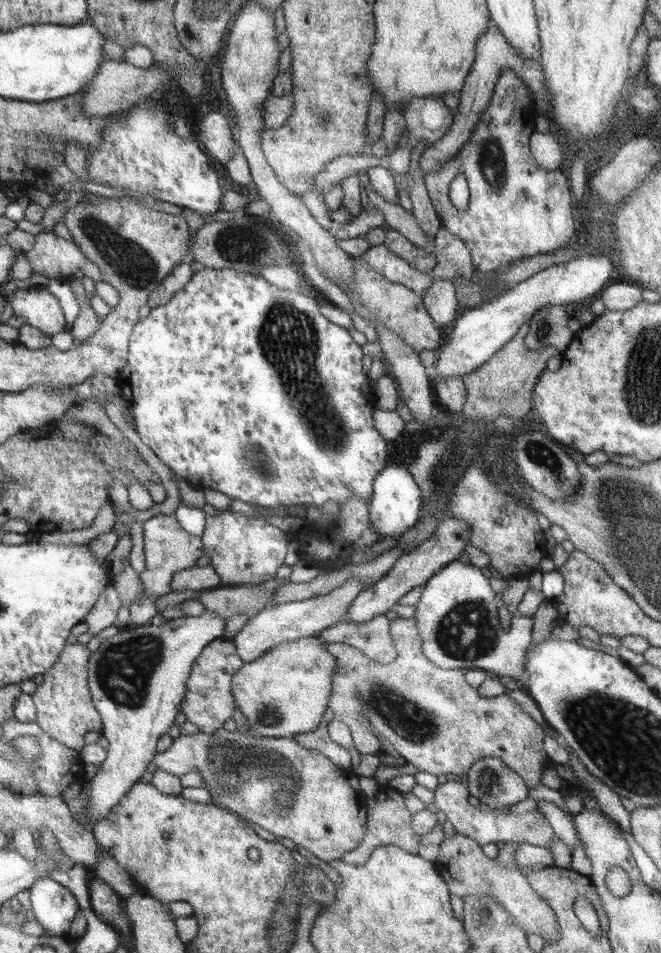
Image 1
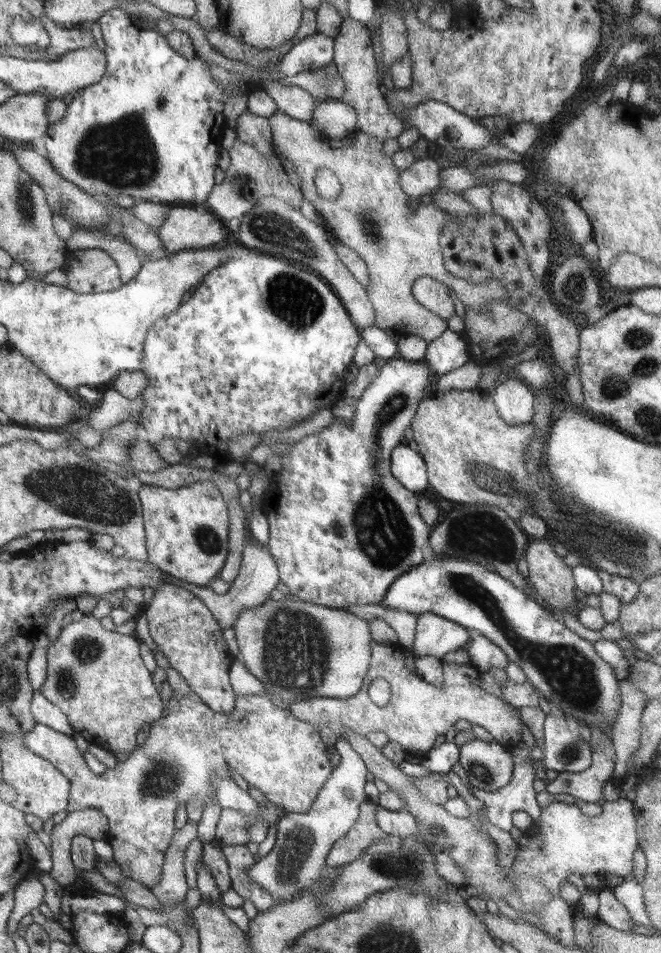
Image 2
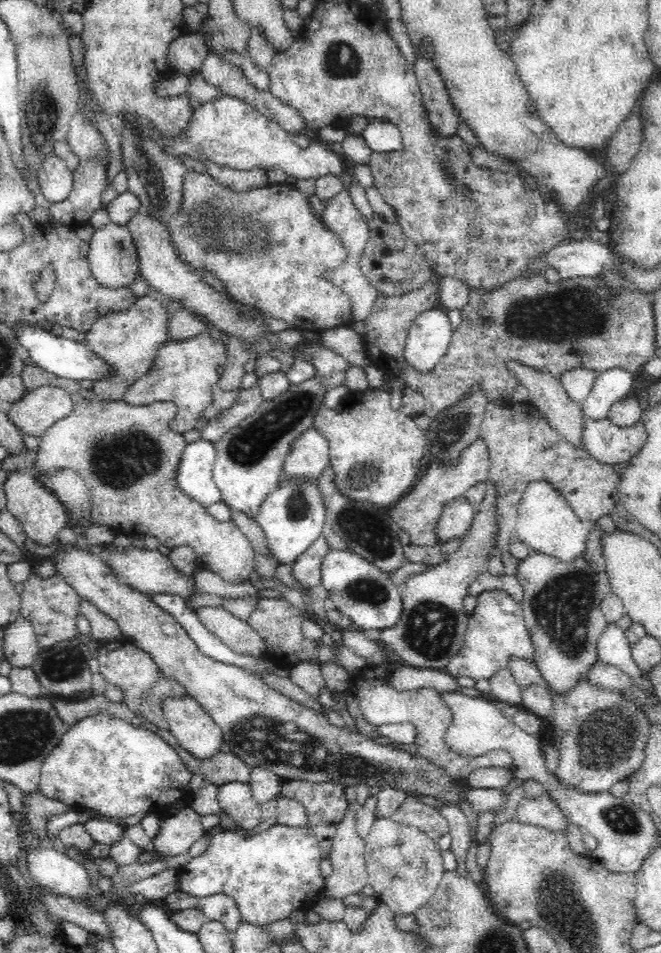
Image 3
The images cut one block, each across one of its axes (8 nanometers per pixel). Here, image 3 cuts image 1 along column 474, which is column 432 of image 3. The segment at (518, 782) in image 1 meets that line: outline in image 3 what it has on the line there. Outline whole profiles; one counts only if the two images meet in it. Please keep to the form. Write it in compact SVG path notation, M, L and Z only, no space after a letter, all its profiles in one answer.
M70 550L70 552L58 552L54 554L56 558L56 574L60 572L62 578L76 590L78 596L82 596L82 600L92 602L96 608L100 608L104 614L108 614L122 630L124 638L128 642L132 642L134 646L146 650L146 654L150 654L150 658L154 658L154 662L160 668L160 674L164 674L166 682L178 682L186 688L186 694L194 696L194 700L198 700L206 712L214 718L214 722L222 728L224 732L224 742L228 742L232 754L236 754L240 760L244 760L246 764L250 764L252 768L260 766L260 768L268 768L274 770L282 780L312 780L312 782L338 782L348 786L358 786L358 784L366 784L370 786L378 786L380 790L384 786L394 786L420 796L434 796L438 800L444 800L448 804L452 804L454 808L460 808L462 800L468 800L468 804L472 804L472 808L476 812L486 812L486 810L496 810L498 814L504 812L504 804L506 800L502 798L504 792L498 788L472 788L468 782L462 780L452 780L444 774L444 770L440 770L438 766L430 764L428 760L424 760L424 756L414 756L406 750L396 750L392 744L382 742L382 740L370 740L368 736L356 734L352 730L338 728L334 724L330 724L330 720L312 710L306 708L302 704L298 704L296 700L292 700L290 696L270 688L260 676L232 666L232 664L224 664L224 662L216 662L208 656L204 656L196 642L190 640L190 636L186 634L186 630L178 624L178 620L164 612L148 594L136 592L134 588L130 588L126 582L122 582L106 564L106 558L100 558L98 554L90 554L86 550Z

